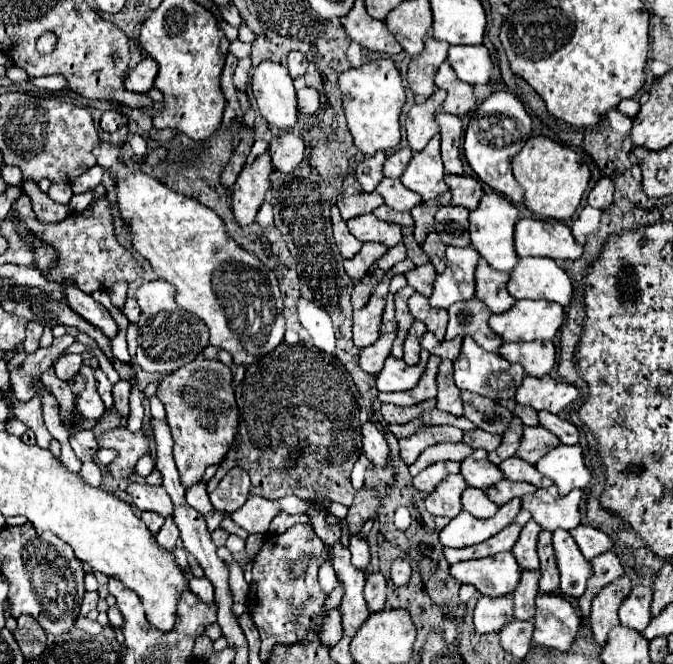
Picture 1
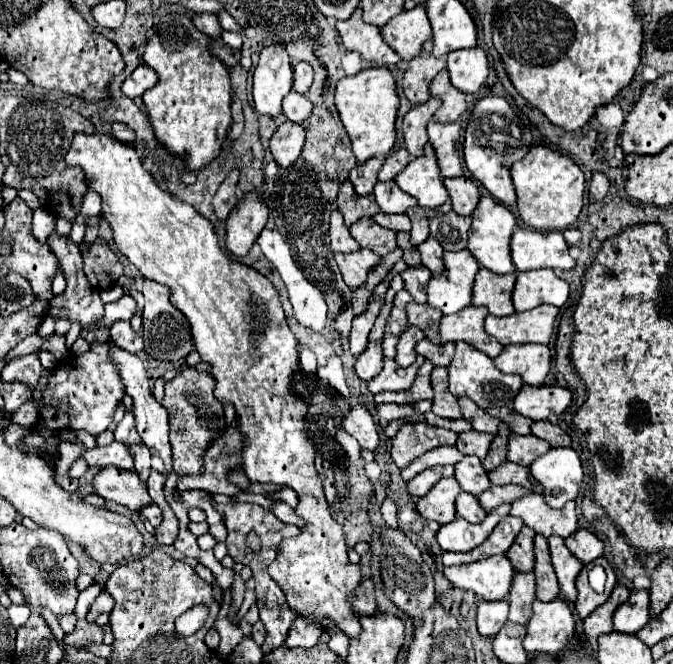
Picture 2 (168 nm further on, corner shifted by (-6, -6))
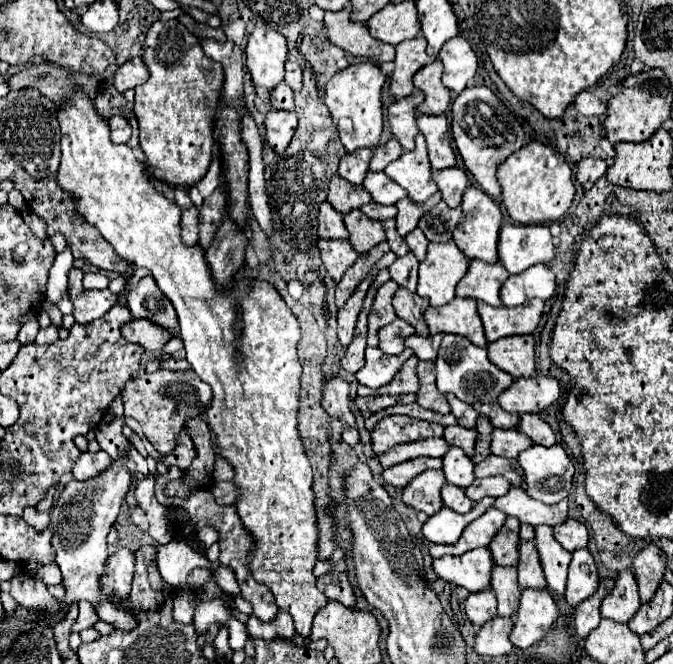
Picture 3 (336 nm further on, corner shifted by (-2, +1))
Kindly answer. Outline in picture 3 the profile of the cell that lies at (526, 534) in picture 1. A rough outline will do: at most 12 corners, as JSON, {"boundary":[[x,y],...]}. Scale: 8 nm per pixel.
{"boundary":[[507,518],[489,550],[495,564],[517,566],[519,520]]}

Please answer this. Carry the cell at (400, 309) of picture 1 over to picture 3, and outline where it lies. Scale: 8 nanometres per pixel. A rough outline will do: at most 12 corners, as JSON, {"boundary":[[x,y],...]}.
{"boundary":[[383,284],[369,314],[369,346],[379,346],[379,330],[397,318],[391,304],[399,286]]}

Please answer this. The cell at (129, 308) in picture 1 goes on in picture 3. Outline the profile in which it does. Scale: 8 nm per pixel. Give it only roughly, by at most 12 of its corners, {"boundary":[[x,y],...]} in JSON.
{"boundary":[[87,290],[73,302],[77,324],[103,318],[117,304],[111,290]]}

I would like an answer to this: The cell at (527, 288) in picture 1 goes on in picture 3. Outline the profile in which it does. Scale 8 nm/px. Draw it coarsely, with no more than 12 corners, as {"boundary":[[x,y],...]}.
{"boundary":[[545,264],[507,278],[505,306],[555,294],[555,274]]}

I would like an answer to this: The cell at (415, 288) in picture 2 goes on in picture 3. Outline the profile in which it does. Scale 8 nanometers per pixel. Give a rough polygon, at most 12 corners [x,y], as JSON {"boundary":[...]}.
{"boundary":[[409,252],[389,266],[391,280],[415,292],[419,262]]}

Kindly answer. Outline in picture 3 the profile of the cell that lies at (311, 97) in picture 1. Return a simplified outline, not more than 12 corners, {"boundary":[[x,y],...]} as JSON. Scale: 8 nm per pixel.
{"boundary":[[285,82],[271,90],[277,110],[295,110],[293,90]]}

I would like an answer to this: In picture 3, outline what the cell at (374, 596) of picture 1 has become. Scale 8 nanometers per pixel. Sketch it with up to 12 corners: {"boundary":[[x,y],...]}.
{"boundary":[[327,572],[317,586],[329,600],[357,602],[347,572]]}

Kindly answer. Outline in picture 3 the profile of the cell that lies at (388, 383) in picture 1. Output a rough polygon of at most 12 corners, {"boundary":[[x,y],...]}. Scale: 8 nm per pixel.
{"boundary":[[367,348],[367,362],[355,378],[369,388],[385,386],[411,356],[387,356]]}

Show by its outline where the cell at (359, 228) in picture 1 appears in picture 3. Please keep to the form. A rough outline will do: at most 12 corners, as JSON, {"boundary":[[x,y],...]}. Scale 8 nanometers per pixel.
{"boundary":[[361,210],[343,216],[359,254],[385,240],[383,224]]}

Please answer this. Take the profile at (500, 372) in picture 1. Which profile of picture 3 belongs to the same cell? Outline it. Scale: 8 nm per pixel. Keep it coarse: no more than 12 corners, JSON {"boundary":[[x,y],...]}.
{"boundary":[[447,334],[437,388],[491,404],[513,384],[487,350]]}

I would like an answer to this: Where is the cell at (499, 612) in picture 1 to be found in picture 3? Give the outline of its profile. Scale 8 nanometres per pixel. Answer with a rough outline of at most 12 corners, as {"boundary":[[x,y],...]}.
{"boundary":[[469,594],[465,614],[475,626],[497,616],[495,594]]}

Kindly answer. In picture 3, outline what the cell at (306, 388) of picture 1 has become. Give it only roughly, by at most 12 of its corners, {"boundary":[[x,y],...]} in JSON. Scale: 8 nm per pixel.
{"boundary":[[187,432],[179,434],[175,452],[163,462],[183,472],[195,460],[195,446]]}

